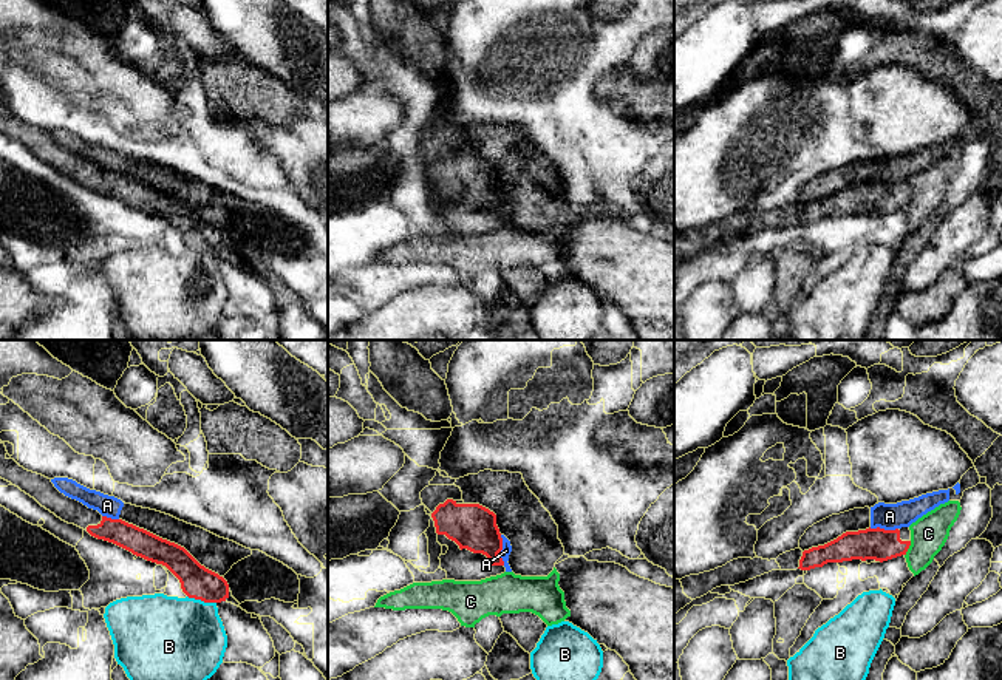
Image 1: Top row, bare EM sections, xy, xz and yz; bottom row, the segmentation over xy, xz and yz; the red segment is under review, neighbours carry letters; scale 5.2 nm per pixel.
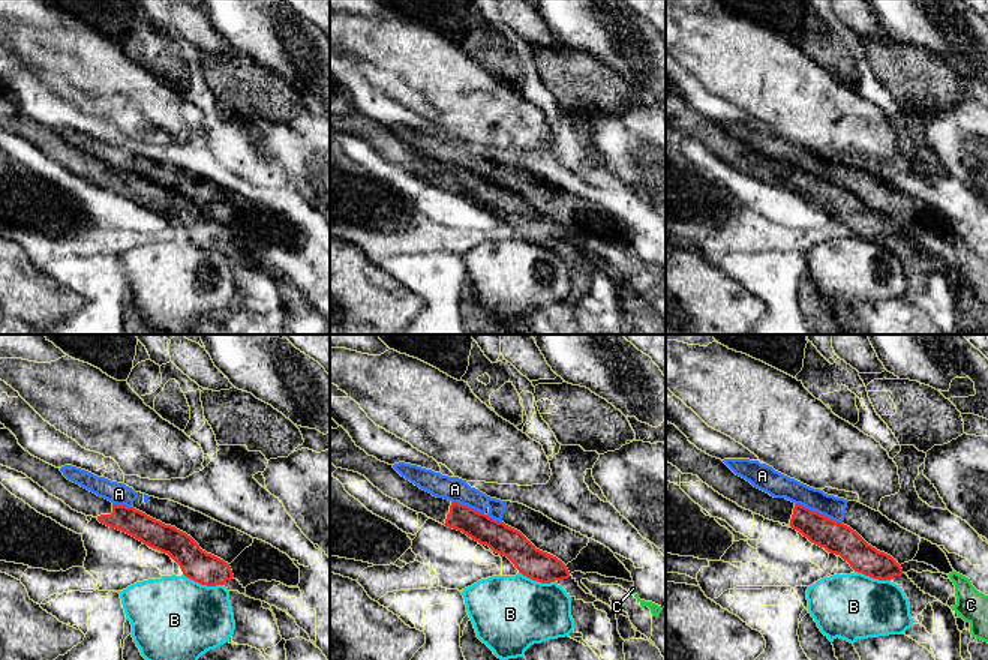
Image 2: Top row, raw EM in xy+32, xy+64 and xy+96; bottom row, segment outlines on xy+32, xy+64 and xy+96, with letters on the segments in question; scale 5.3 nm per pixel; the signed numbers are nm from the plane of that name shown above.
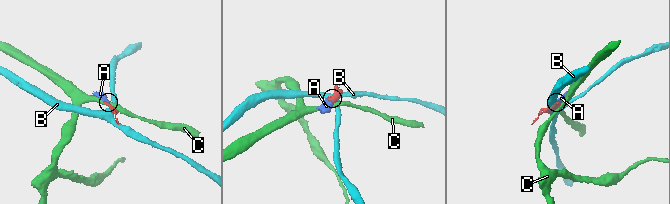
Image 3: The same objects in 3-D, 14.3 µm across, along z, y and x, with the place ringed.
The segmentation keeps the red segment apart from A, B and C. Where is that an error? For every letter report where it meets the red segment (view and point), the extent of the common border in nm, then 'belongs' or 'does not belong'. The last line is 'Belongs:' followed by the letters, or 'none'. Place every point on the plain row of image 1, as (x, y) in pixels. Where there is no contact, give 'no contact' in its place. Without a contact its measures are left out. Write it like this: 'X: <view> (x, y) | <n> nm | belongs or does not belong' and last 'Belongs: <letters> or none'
A: xz (501, 203) | 160 nm | does not belong
B: xy (201, 254) | 160 nm | does not belong
C: yz (908, 201) | 90 nm | does not belong
Belongs: none

